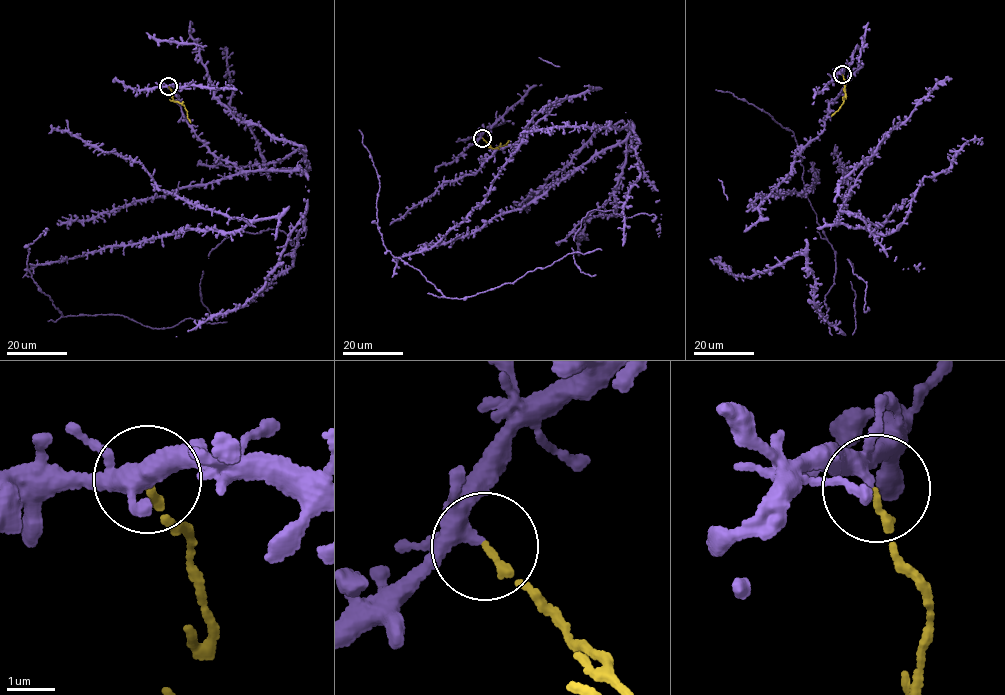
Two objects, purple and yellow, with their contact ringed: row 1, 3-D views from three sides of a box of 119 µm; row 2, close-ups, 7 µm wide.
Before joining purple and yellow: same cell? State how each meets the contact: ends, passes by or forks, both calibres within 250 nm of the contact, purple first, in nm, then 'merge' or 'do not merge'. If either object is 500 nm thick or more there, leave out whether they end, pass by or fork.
purple forks | yellow ends | 240/150 nm | do not merge

